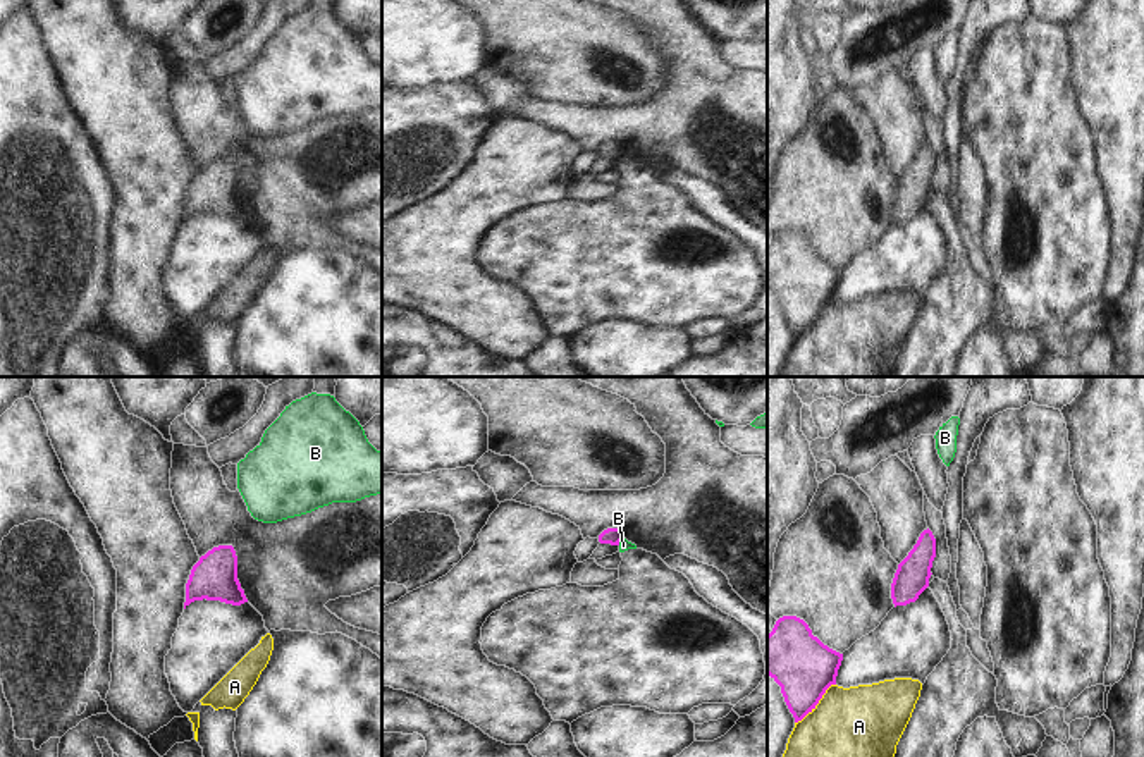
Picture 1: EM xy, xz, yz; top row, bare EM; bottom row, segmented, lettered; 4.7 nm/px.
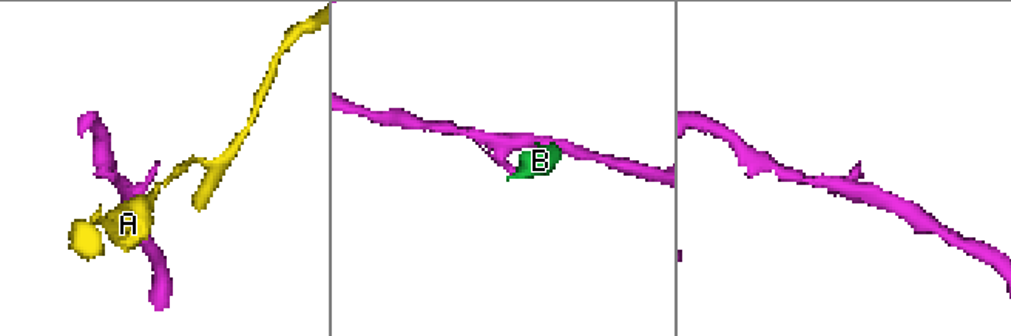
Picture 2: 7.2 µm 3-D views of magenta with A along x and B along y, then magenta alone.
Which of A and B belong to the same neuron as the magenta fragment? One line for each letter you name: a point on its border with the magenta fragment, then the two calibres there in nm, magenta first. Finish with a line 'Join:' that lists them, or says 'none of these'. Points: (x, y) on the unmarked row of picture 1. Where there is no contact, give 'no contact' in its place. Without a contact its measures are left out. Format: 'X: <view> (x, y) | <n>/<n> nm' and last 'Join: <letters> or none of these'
Join: none of these

